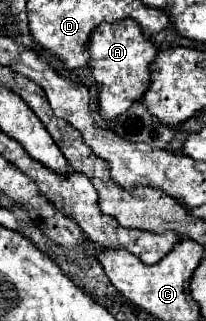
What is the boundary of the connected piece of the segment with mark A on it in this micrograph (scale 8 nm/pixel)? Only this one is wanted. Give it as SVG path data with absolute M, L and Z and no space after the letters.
M134 19L104 23L90 37L90 69L98 85L98 107L104 119L114 119L140 101L150 87L150 63L156 57L156 47L144 37Z

